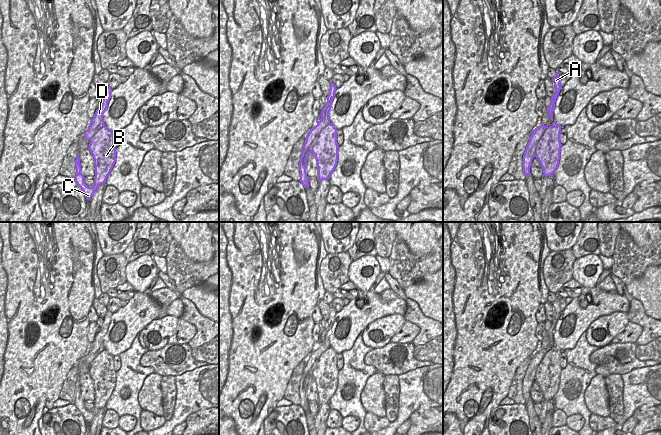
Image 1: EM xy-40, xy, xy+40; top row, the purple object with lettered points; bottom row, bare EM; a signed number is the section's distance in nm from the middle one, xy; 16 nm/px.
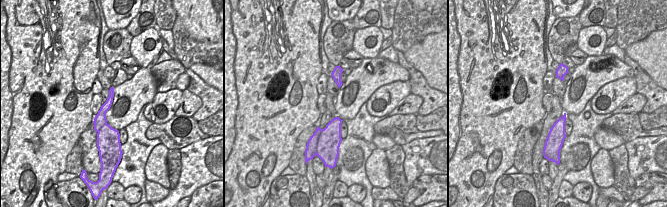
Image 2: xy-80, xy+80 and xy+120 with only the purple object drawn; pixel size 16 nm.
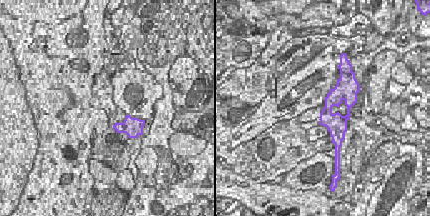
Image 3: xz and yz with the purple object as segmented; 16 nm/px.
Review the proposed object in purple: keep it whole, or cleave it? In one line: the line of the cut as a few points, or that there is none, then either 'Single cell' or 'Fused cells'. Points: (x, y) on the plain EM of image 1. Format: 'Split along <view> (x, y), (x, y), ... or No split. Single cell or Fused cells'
No split. Single cell

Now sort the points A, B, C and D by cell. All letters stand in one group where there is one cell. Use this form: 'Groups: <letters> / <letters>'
Groups: A B C D

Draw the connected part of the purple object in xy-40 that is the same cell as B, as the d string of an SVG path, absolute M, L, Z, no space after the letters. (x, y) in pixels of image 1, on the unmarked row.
M110 311L106 312L101 330L96 334L94 341L91 343L91 348L83 357L84 362L90 365L89 374L94 383L95 400L92 411L88 411L84 406L85 401L81 396L79 377L75 384L76 399L74 405L81 412L87 424L91 423L101 408L105 408L116 386L114 359L103 345L103 338L108 331L112 314Z

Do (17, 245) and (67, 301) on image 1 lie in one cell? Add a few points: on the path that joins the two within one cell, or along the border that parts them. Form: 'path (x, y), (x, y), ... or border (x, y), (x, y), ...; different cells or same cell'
path (29, 259), (38, 268), (38, 273), (53, 288); same cell

